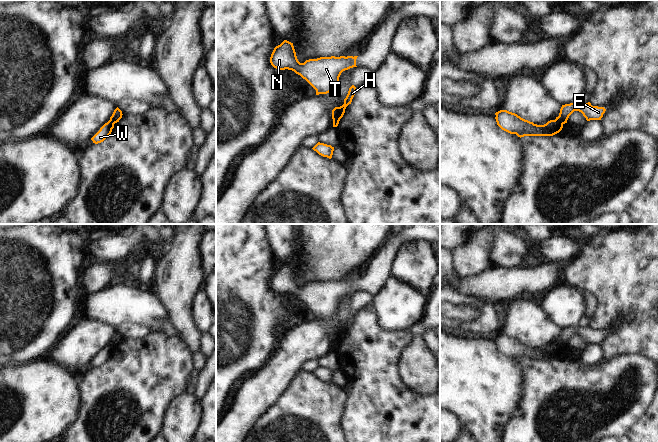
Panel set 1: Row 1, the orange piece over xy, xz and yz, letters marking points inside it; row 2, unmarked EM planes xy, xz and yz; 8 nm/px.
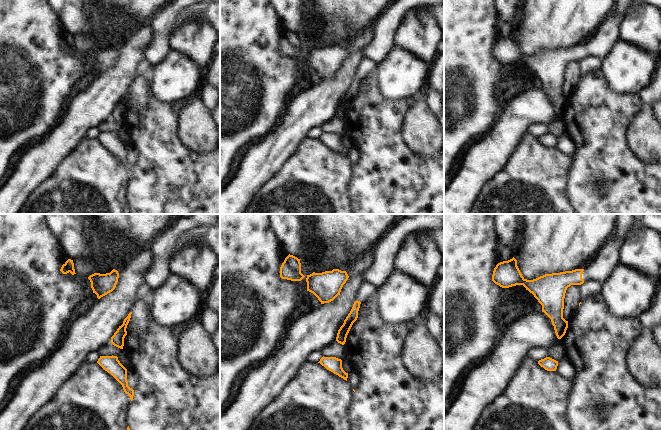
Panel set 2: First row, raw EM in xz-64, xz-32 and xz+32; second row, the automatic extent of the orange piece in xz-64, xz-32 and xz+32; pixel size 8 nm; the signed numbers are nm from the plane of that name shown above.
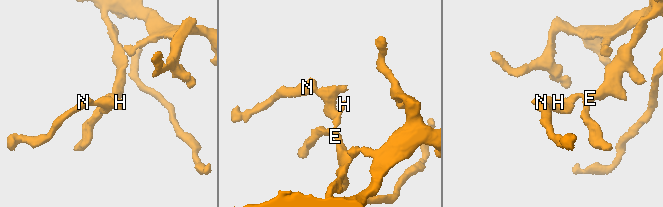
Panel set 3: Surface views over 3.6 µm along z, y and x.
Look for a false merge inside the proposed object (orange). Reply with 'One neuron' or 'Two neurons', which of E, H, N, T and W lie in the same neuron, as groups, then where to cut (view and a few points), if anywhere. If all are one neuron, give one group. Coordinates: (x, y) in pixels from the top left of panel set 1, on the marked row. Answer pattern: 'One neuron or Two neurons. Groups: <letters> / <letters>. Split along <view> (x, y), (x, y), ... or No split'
Two neurons. Groups: E H / N T W. Split along yz (554, 120), (563, 123)

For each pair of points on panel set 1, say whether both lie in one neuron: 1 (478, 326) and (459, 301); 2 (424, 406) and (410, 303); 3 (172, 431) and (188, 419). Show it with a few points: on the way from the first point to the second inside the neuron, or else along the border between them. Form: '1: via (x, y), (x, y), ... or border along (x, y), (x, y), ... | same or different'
1: via (478, 318), (478, 314), (467, 303) | same
2: border along (384, 328), (388, 330), (408, 329) | different
3: via (176, 428), (184, 420) | same

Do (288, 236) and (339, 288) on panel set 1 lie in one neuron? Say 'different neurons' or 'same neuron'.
different neurons

